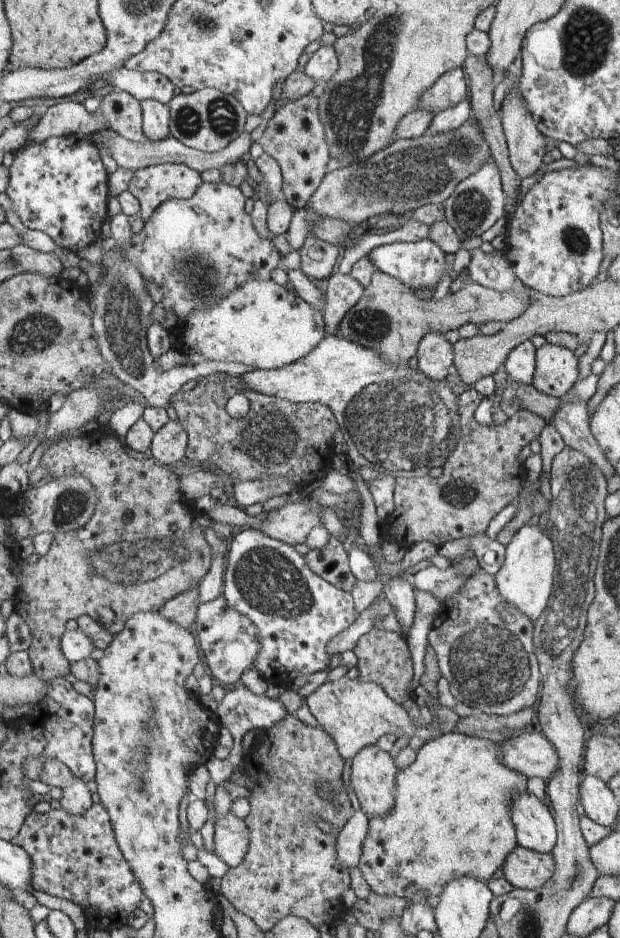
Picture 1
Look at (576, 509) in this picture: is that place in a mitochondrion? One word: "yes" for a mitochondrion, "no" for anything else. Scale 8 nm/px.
yes

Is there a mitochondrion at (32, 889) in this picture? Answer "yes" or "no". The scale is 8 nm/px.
no

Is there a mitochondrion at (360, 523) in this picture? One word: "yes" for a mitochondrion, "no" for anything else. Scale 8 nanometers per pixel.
no

